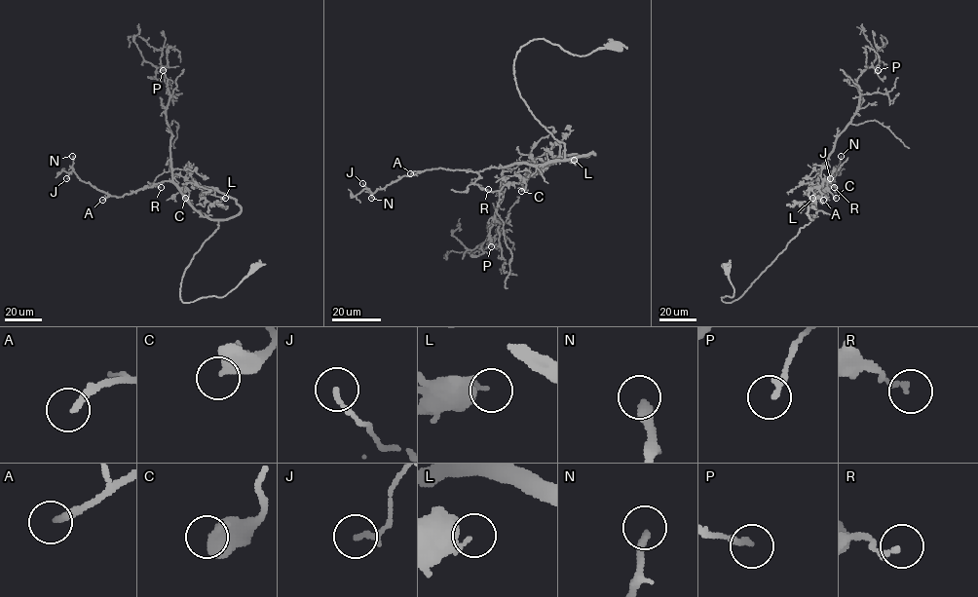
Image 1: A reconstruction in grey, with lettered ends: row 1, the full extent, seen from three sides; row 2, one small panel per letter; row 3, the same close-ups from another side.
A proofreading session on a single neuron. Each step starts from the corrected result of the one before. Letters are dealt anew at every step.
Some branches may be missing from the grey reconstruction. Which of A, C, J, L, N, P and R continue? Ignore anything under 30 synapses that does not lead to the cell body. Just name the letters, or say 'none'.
A, N

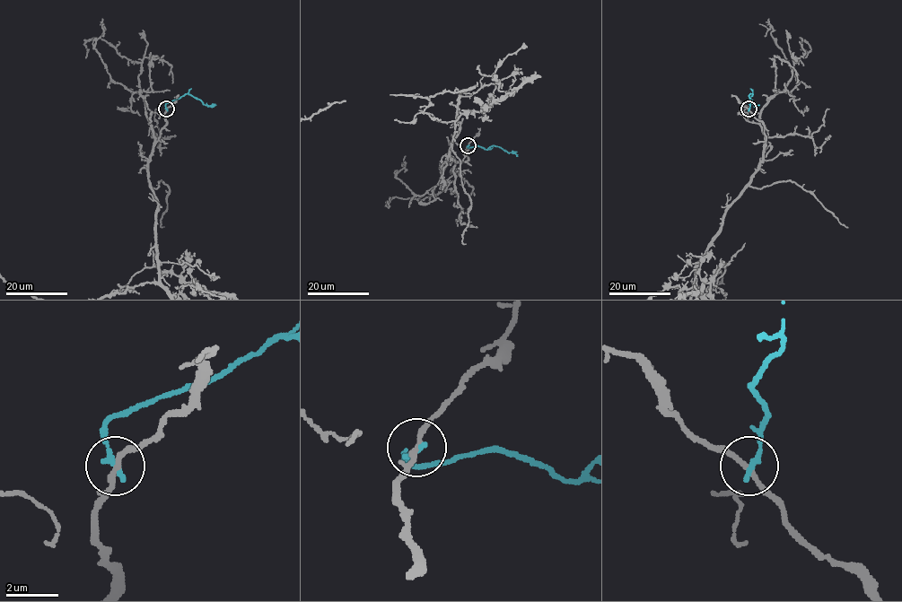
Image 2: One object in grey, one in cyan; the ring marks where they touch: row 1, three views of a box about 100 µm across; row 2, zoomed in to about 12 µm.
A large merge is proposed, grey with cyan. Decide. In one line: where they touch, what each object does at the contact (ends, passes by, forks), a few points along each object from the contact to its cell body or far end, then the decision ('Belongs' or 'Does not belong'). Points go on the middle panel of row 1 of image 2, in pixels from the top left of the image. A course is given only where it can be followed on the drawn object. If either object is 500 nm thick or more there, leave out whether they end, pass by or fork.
Place: (468, 145). At the ring grey passes by. At the ring cyan ends. Course of cyan: (468, 145), (486, 149), (499, 146), (517, 156). Does not belong

